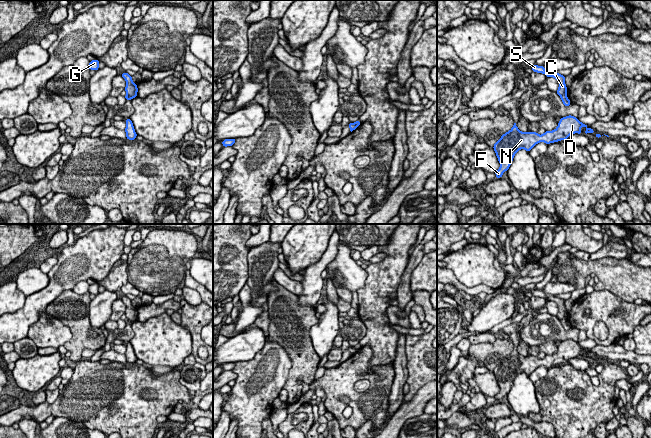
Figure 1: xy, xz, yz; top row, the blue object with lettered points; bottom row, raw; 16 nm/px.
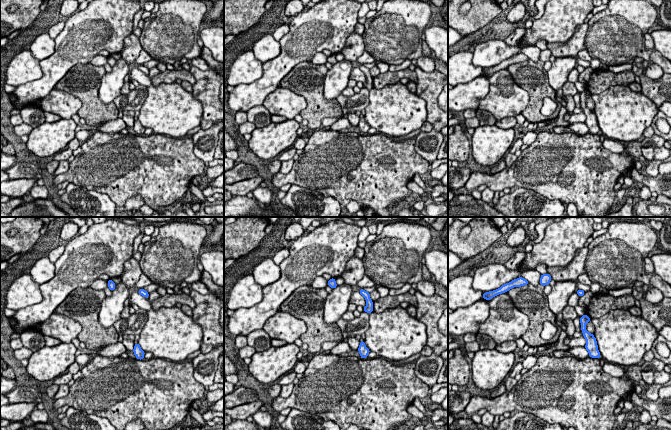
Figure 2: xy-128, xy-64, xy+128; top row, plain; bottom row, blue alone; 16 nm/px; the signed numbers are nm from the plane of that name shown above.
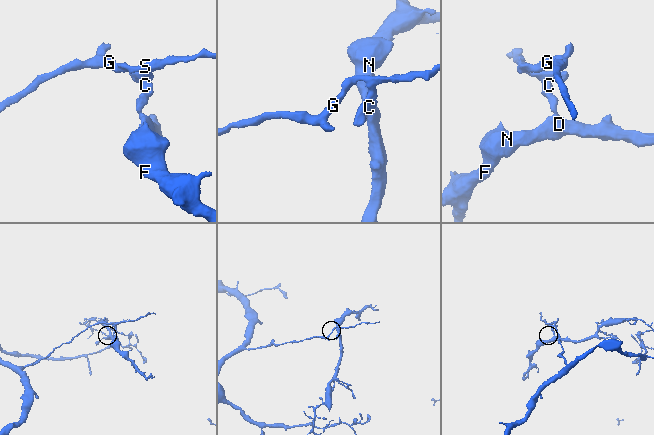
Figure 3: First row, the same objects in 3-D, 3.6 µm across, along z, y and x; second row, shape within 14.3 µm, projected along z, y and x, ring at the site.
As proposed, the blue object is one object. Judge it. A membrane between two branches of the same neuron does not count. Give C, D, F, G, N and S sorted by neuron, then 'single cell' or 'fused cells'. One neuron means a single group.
C G S / D F N; fused cells

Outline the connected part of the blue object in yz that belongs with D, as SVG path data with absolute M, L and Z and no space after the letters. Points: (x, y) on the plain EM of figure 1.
M568 339L562 341L558 346L558 350L553 355L545 355L539 359L536 356L522 356L518 353L516 347L510 355L506 356L494 368L493 373L500 387L499 393L495 396L496 403L502 402L502 399L507 395L513 385L513 381L520 373L525 373L527 376L539 366L544 366L547 369L550 367L567 364L572 358L582 358L581 351L586 351L585 359L595 357L592 352L588 352L586 348L580 346L576 341Z

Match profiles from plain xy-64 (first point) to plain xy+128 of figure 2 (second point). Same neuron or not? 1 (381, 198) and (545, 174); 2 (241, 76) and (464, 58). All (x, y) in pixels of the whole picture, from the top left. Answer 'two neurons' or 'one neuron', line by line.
1: one neuron
2: one neuron

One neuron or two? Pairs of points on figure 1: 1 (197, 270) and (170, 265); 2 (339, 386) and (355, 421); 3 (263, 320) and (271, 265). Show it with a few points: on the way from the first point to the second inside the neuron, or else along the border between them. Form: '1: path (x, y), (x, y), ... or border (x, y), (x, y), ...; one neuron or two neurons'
1: border (192, 257), (189, 260); two neurons
2: path (348, 392), (354, 398), (356, 412); one neuron
3: path (264, 306), (257, 295), (257, 279); one neuron

